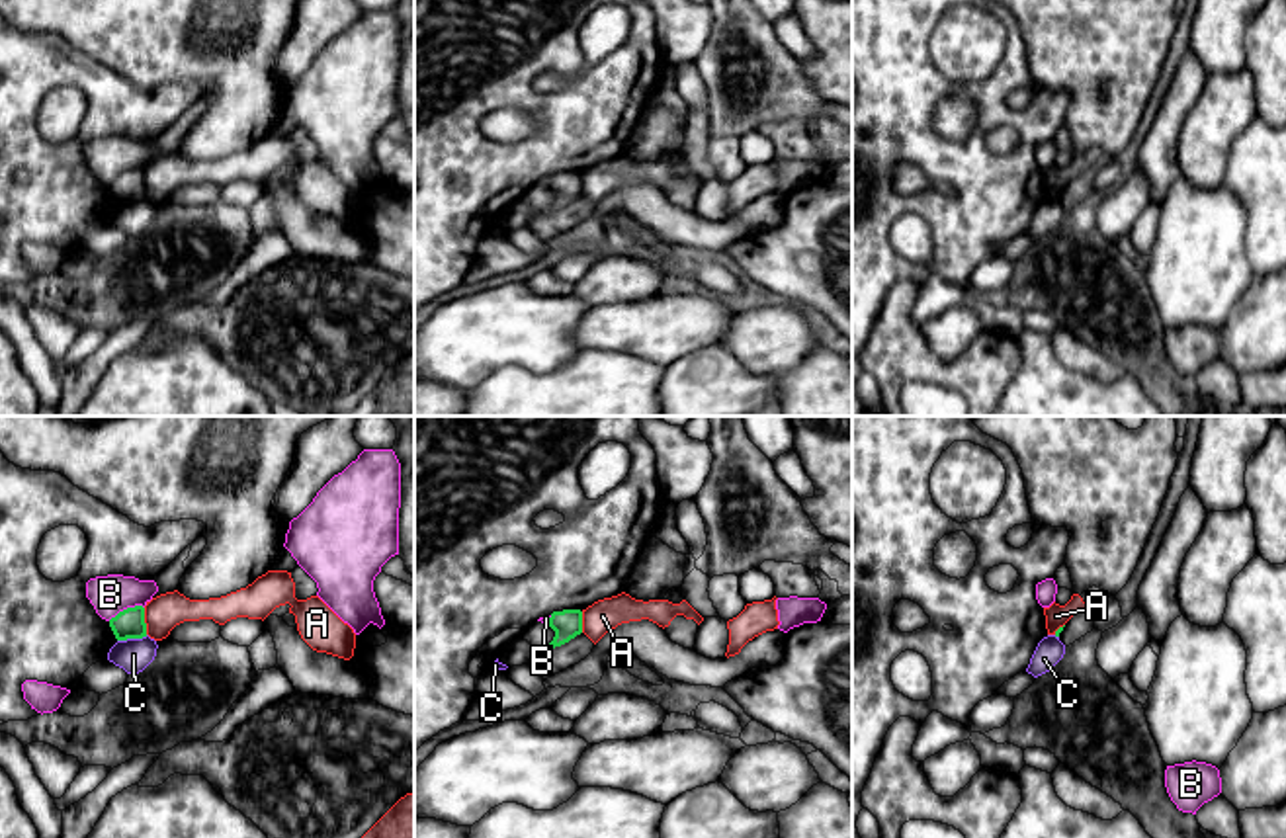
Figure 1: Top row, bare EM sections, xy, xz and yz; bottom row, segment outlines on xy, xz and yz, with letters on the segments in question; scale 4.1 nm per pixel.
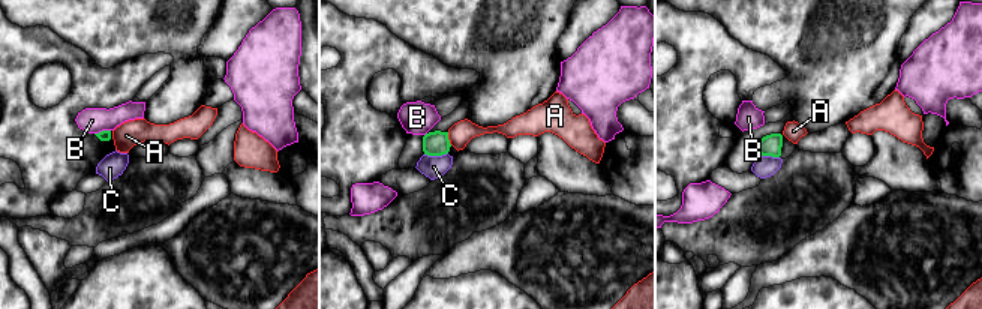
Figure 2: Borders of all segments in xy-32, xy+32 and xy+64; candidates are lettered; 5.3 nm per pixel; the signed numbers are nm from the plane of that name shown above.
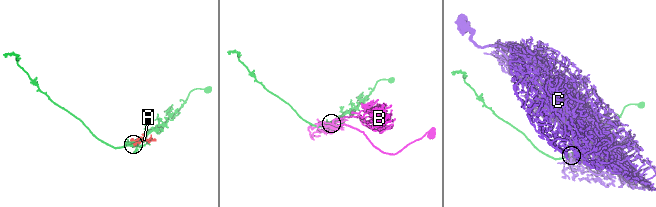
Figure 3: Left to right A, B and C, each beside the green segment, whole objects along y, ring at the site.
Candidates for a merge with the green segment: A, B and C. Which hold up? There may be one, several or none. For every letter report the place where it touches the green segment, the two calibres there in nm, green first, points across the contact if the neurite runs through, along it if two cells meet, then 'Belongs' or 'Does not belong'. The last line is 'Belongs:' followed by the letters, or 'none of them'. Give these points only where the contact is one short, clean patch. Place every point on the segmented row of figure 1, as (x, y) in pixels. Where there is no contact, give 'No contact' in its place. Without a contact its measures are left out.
A: Touches green at xy (143, 622). Thickness 130 nm (green) against 150 nm. Does not belong
B: Touches green at xy (128, 608). Thickness 130 nm (green) against 160 nm. Does not belong
C: Touches green at xy (131, 637). Thickness 130 nm (green) against 140 nm. Does not belong
Belongs: none of them

